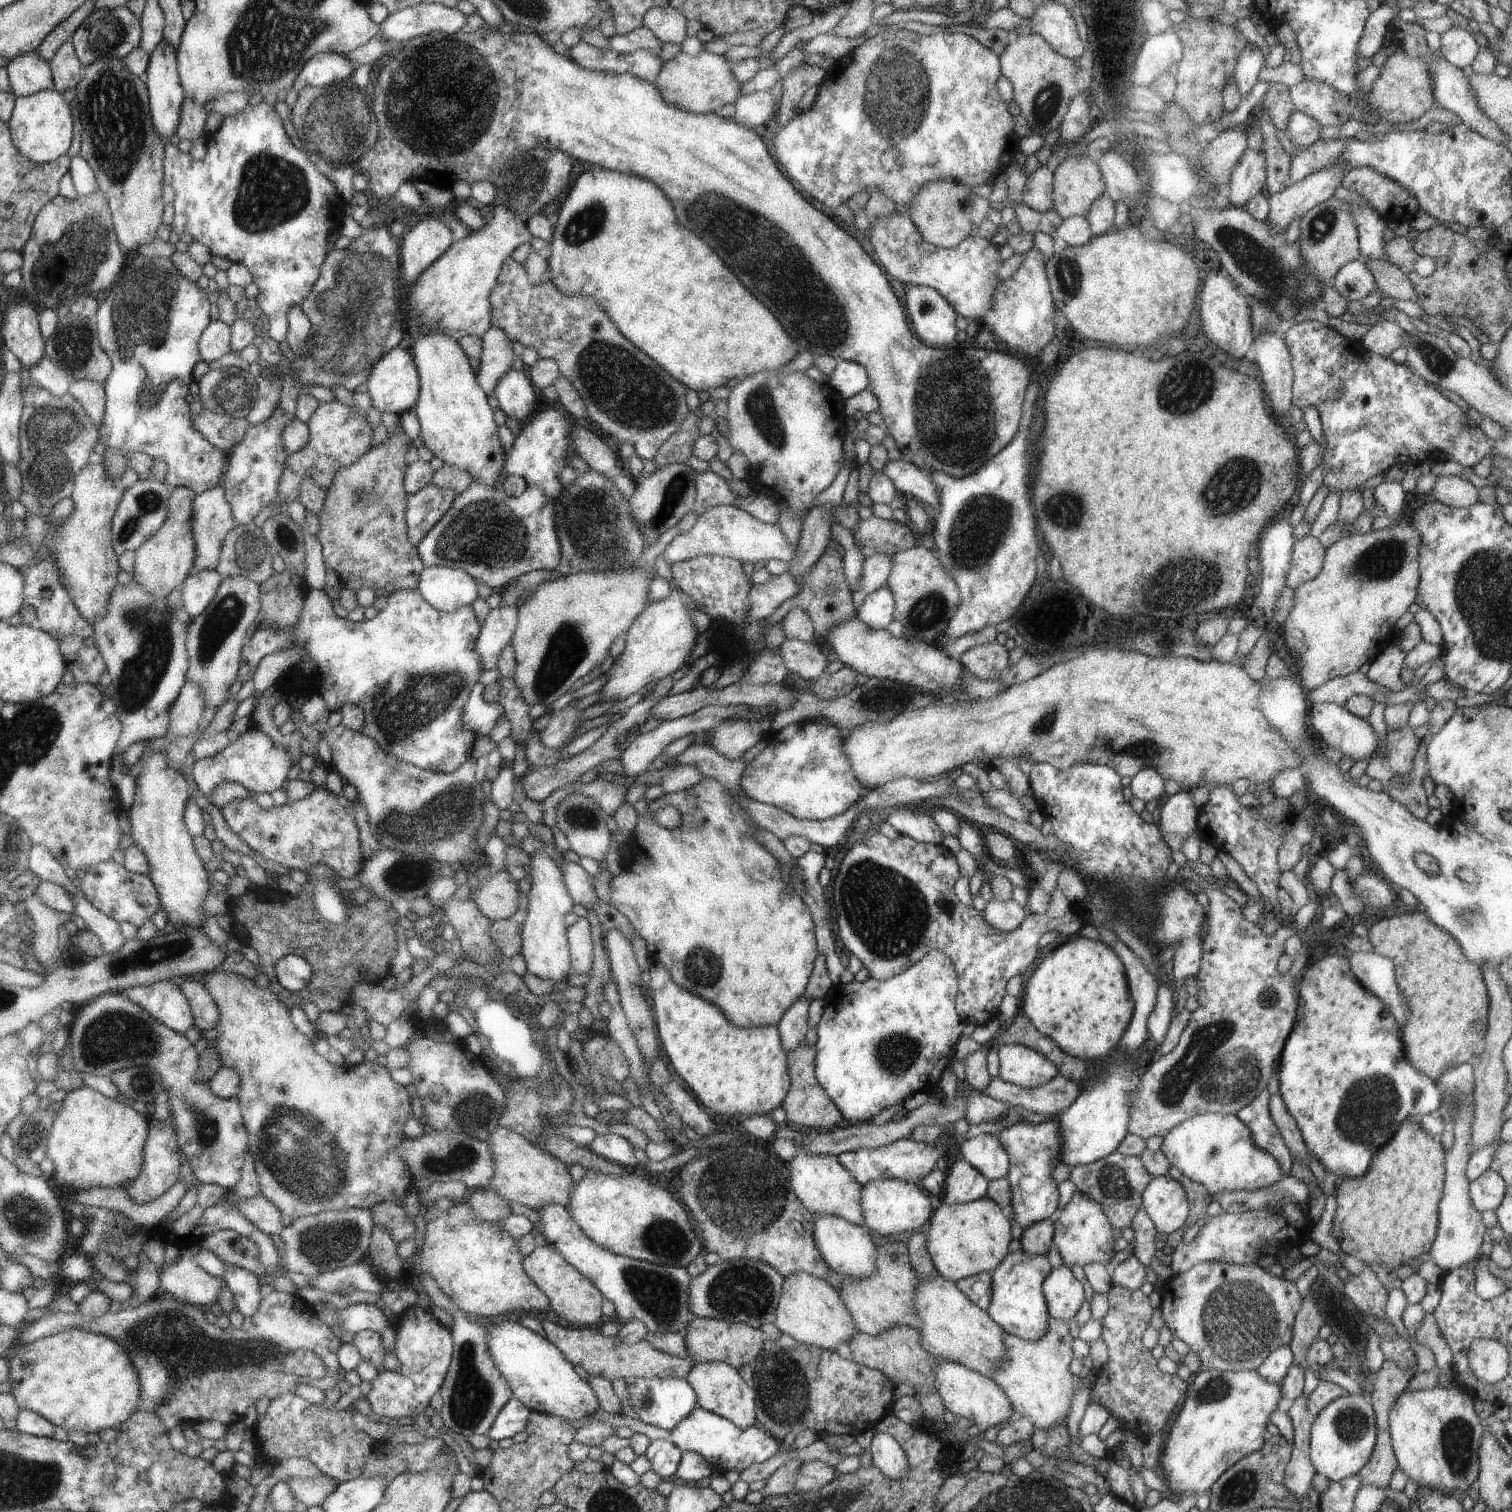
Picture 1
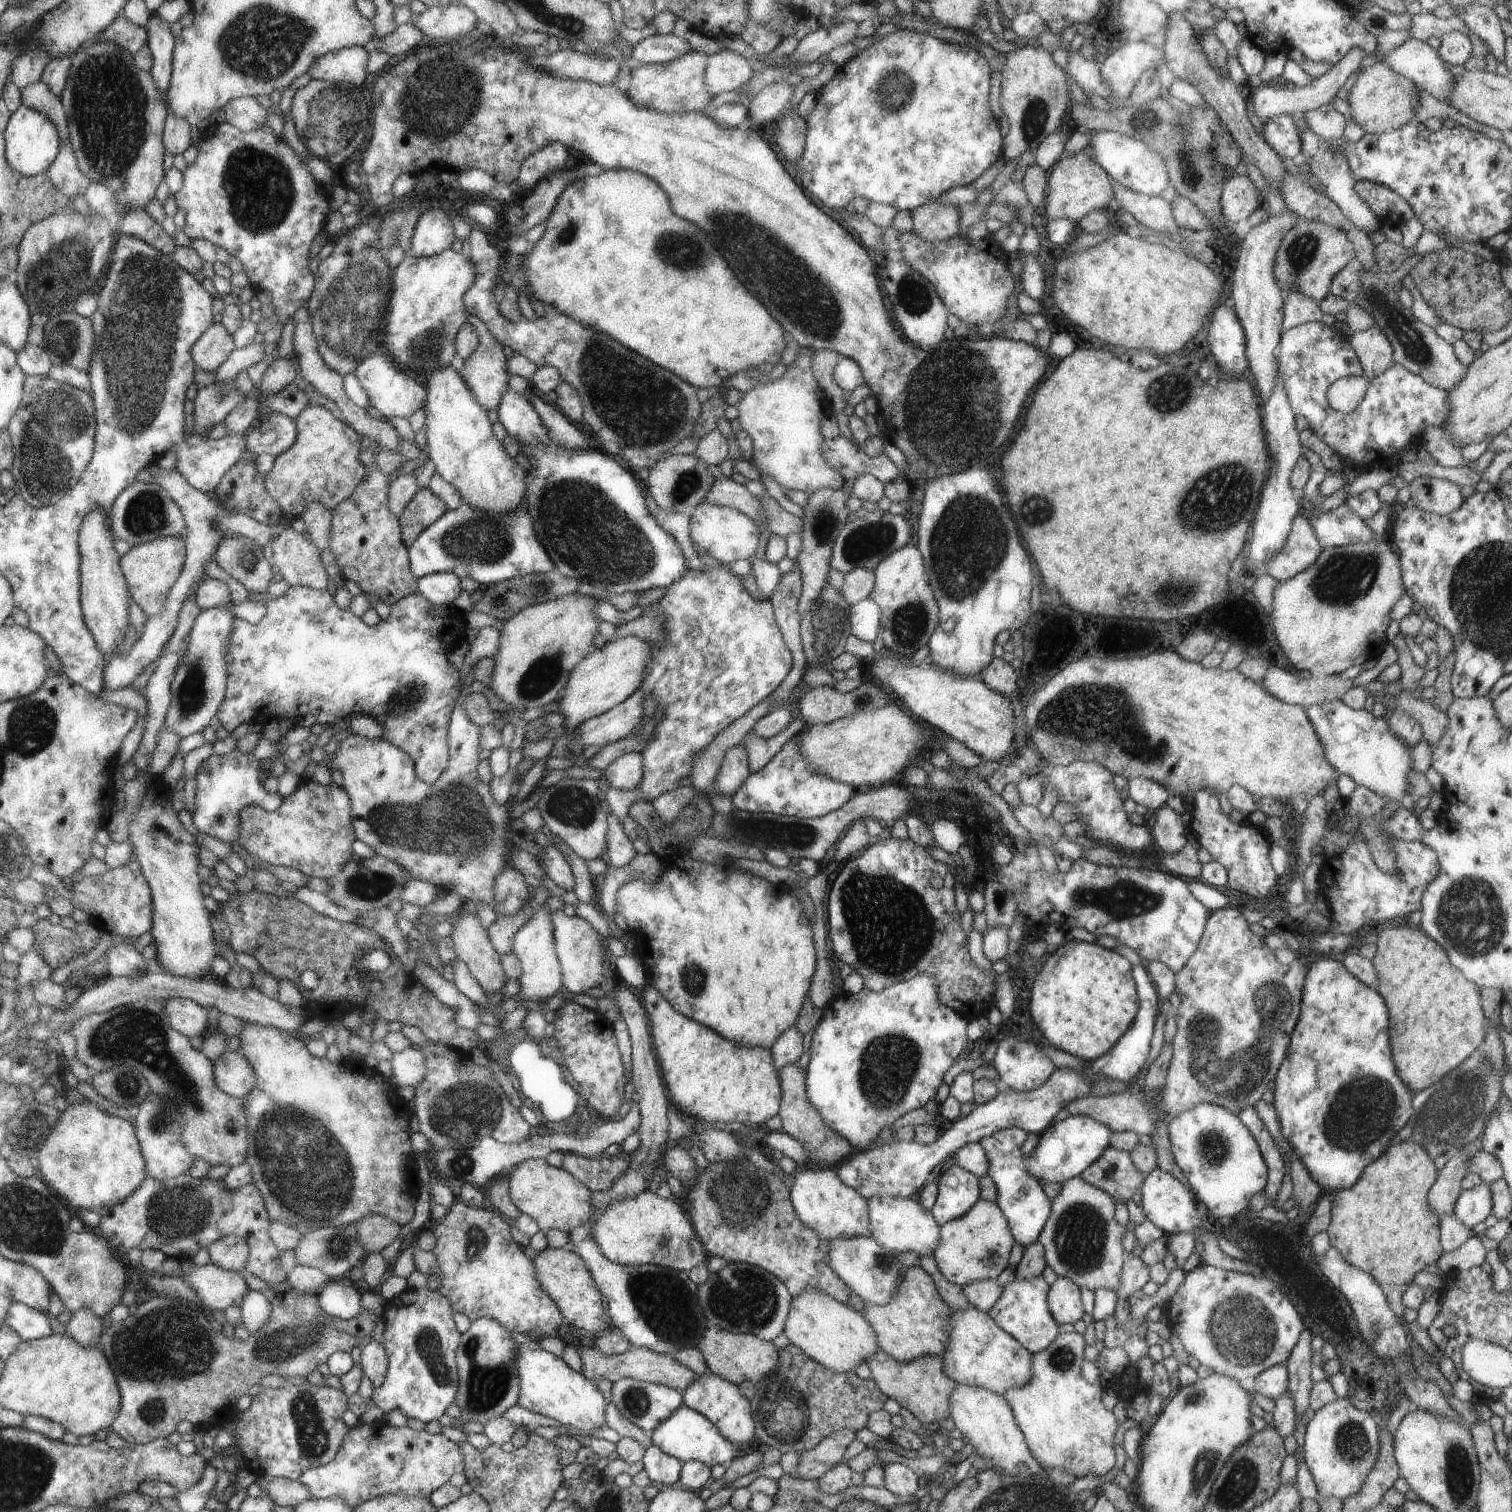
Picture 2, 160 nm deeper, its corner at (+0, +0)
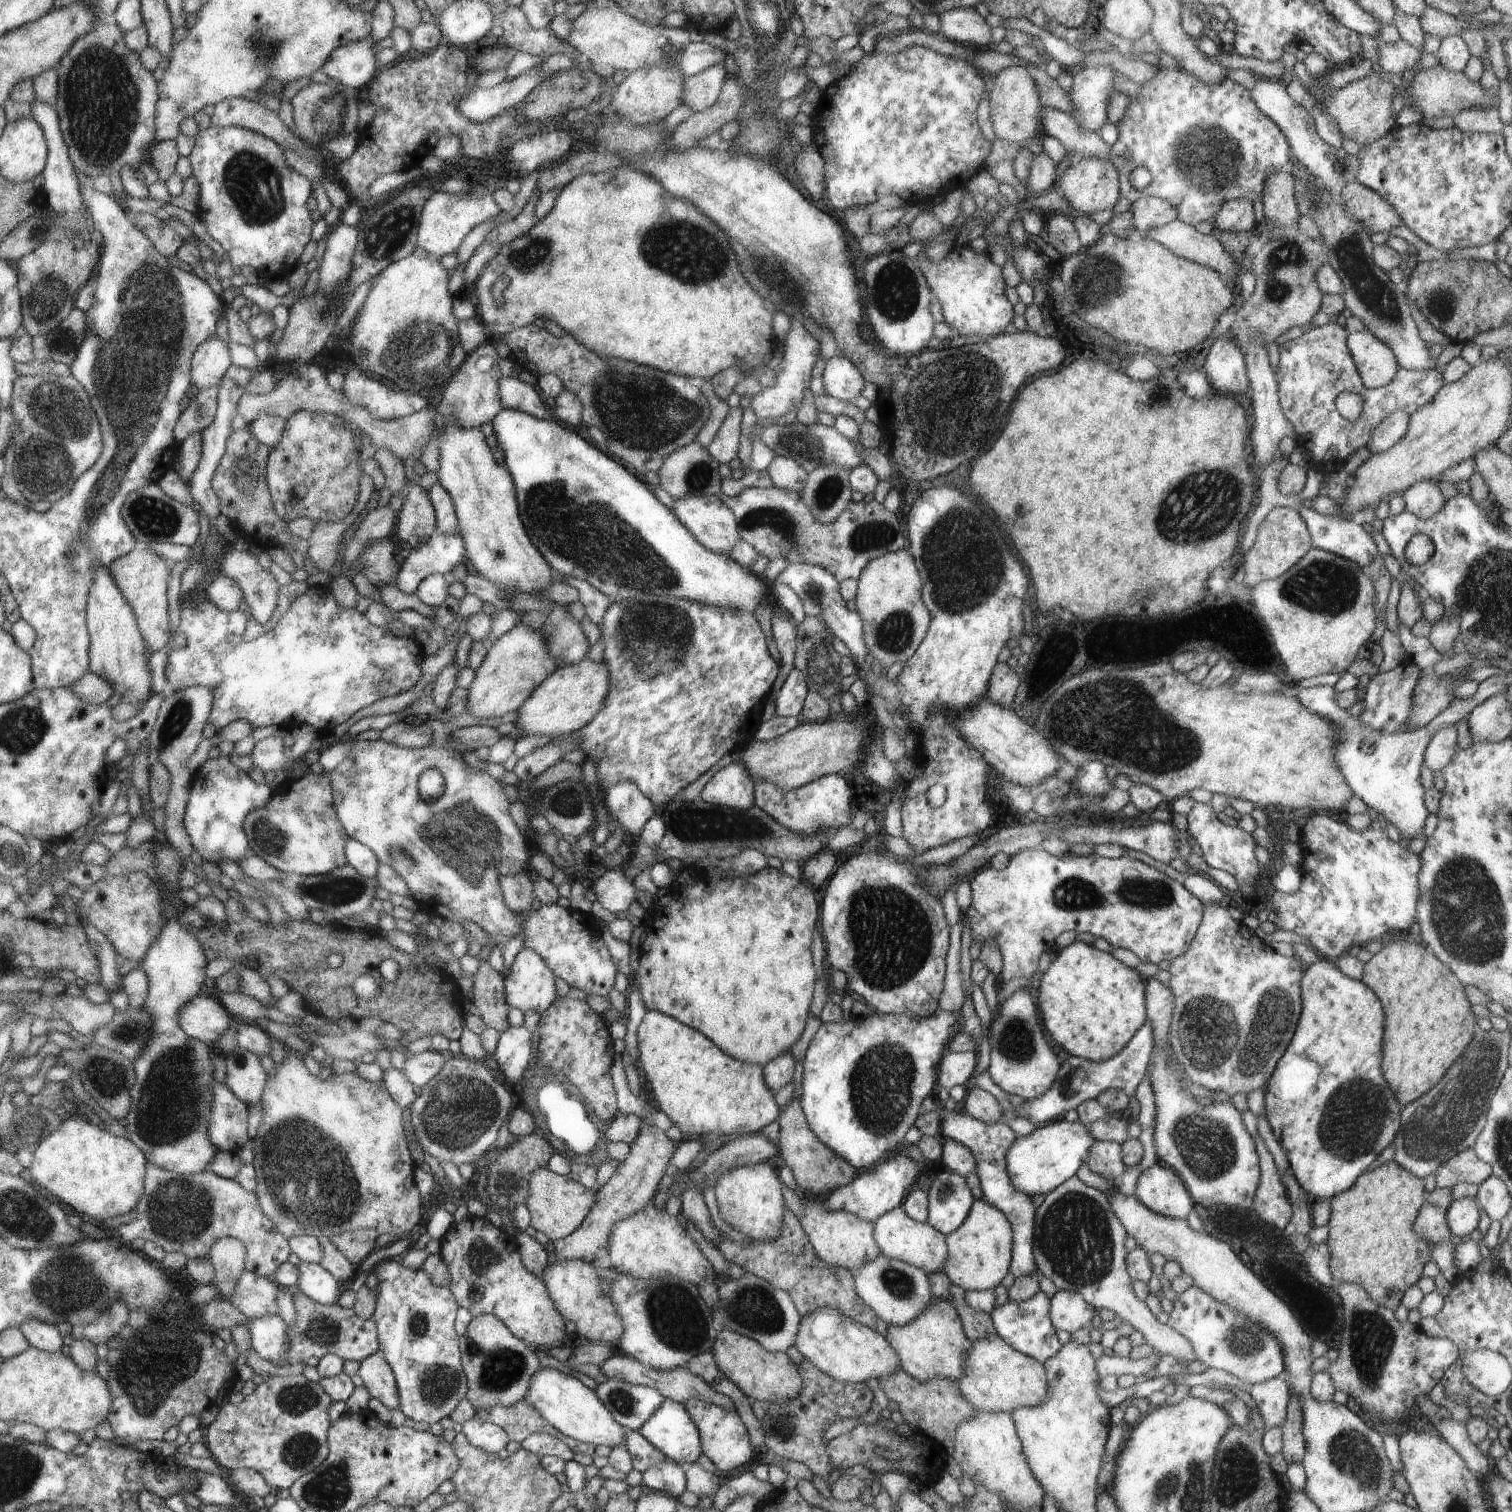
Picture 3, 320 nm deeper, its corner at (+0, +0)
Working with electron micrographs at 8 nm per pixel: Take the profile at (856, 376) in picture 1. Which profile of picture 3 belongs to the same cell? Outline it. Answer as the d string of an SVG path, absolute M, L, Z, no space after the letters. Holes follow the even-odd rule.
M843 355L827 360L822 380L827 395L850 403L862 395L862 388L865 386L858 368Z

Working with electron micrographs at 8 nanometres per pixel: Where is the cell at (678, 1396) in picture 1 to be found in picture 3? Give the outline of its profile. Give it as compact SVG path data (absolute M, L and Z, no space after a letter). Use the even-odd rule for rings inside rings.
M617 1379L598 1384L598 1398L627 1430L639 1431L666 1402L664 1394L653 1387L634 1385Z

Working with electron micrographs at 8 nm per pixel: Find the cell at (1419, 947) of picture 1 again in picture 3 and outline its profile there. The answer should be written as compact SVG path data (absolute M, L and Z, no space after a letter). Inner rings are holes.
M1392 935L1391 940L1383 944L1382 950L1372 956L1363 968L1361 982L1376 994L1384 1010L1382 1072L1402 1108L1439 1085L1448 1068L1457 1063L1466 1046L1474 1040L1476 1016L1468 1002L1465 985L1419 939L1408 942Z

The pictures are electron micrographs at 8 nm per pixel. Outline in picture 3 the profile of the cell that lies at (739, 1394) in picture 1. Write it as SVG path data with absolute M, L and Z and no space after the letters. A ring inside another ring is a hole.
M696 1398L687 1401L684 1407L693 1416L698 1430L701 1431L704 1455L711 1460L717 1470L730 1472L730 1470L740 1468L742 1464L752 1460L754 1446L750 1446L749 1428L746 1427L744 1420L738 1415L735 1408L718 1406L714 1402L702 1402L702 1400L697 1400Z

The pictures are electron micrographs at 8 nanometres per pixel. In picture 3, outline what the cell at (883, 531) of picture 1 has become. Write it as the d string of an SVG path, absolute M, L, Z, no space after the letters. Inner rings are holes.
M774 486L770 488L746 488L738 496L731 498L724 493L718 494L724 504L728 504L737 516L740 523L740 532L743 541L756 548L761 556L770 558L770 561L776 558L784 558L788 565L793 563L804 563L806 565L815 565L828 570L838 583L844 580L859 580L863 570L876 558L884 554L897 552L906 546L906 536L904 530L900 528L900 520L896 518L896 513L888 512L883 504L872 500L872 502L850 502L840 516L830 522L822 524L814 518L810 506L804 502L799 492L780 489Z

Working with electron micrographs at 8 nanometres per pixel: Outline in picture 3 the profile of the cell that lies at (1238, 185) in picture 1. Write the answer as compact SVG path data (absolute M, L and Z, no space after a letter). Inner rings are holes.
M1246 198L1228 200L1212 220L1214 226L1223 231L1254 231L1256 223L1253 203Z

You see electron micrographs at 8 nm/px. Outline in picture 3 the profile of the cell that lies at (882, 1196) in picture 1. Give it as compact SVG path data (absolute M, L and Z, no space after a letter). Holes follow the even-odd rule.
M902 1205L882 1214L874 1222L873 1235L877 1245L881 1248L881 1254L888 1256L888 1258L908 1262L908 1264L924 1270L928 1276L944 1269L944 1264L948 1260L944 1234L941 1234L927 1223L917 1222L914 1218L910 1218Z

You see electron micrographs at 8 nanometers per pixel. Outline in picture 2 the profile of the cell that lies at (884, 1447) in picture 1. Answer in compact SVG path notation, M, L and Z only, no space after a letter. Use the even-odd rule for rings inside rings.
M891 1462L886 1464L884 1470L885 1488L896 1495L902 1504L910 1504L921 1484L919 1474L914 1473L904 1464Z

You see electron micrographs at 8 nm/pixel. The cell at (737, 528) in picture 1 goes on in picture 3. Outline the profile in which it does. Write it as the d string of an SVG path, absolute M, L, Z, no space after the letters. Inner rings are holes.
M718 495L678 498L678 500L674 500L671 511L694 535L694 538L697 538L702 546L716 552L716 554L728 556L728 552L730 552L734 546L738 546L738 542L743 541L737 516L733 514L732 508L730 508L728 504L722 502Z

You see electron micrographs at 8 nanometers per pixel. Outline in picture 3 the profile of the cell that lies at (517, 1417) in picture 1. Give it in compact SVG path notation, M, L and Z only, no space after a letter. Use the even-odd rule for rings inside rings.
M475 1419L463 1424L462 1433L471 1446L486 1450L488 1454L499 1453L509 1443L508 1434L500 1426Z

